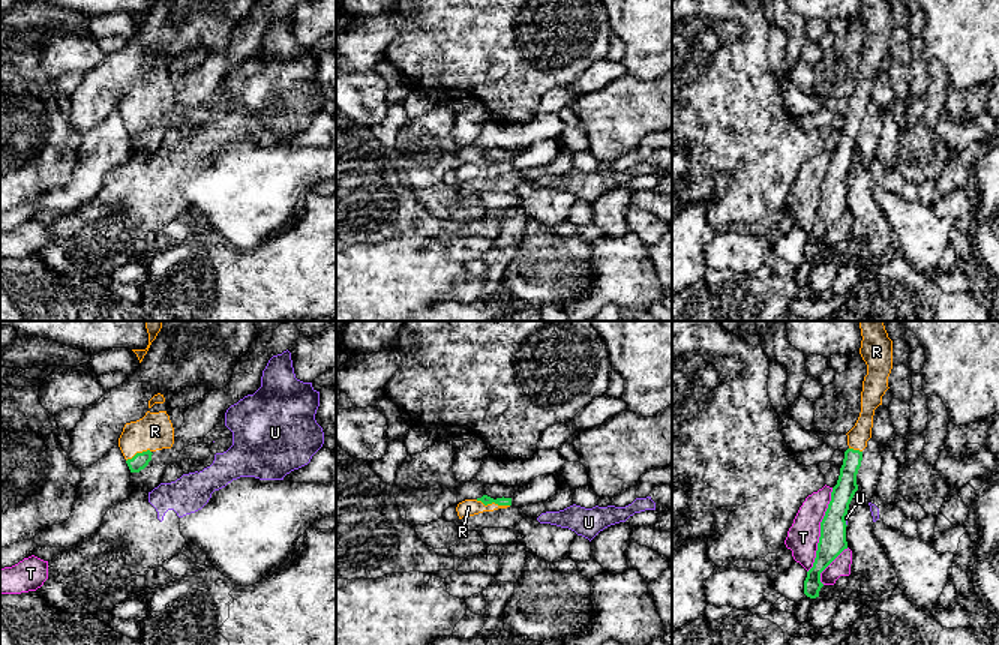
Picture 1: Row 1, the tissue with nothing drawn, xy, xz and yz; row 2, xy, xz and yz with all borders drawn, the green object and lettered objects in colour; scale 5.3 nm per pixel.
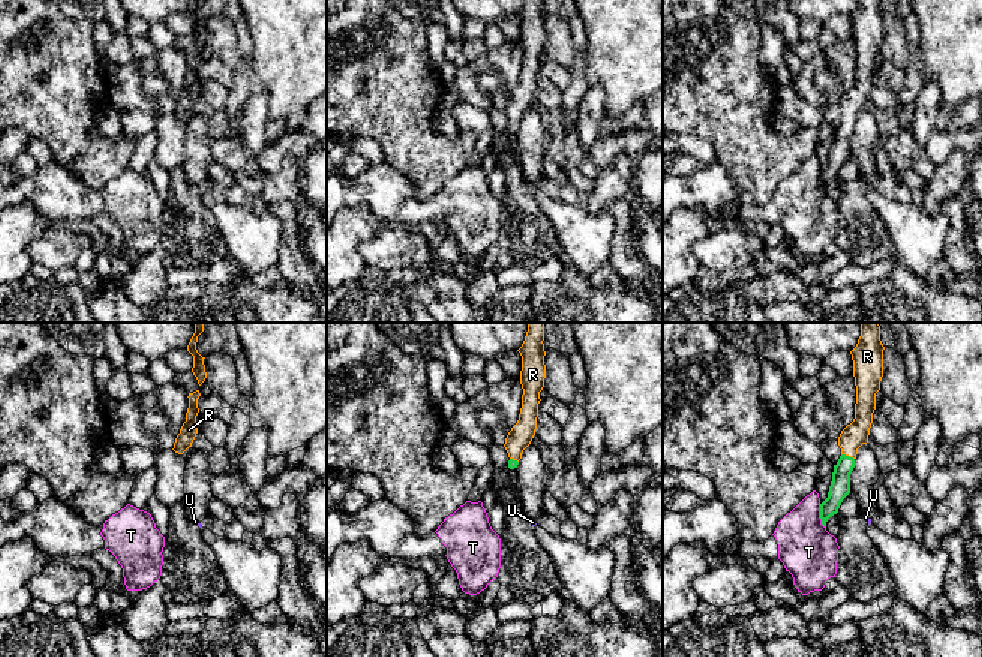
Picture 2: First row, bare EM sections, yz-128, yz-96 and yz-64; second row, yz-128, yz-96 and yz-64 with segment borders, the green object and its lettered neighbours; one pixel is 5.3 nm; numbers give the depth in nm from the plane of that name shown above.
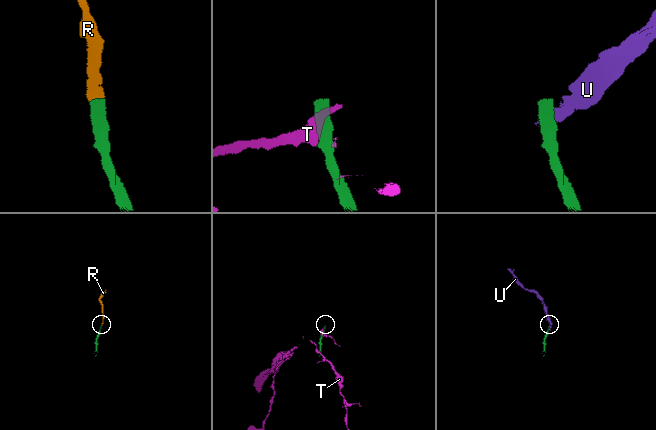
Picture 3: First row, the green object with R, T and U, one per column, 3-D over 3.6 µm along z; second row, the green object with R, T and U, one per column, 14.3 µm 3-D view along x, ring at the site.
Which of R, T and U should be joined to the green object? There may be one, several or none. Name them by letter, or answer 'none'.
R

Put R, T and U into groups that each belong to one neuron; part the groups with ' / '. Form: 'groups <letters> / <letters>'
groups R / T / U

